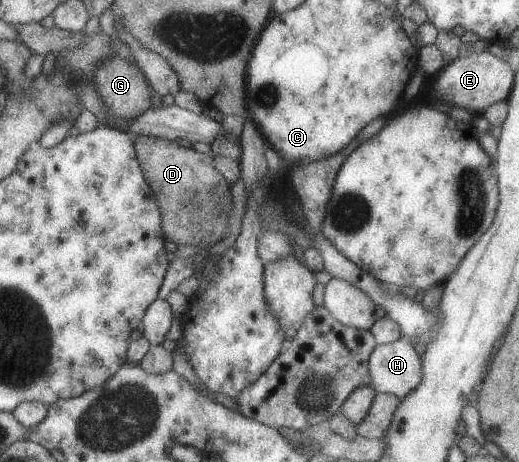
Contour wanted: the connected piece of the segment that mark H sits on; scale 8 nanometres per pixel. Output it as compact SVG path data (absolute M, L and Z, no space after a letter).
M404 338L375 345L367 363L371 387L376 392L402 399L422 379L420 359L412 344Z

